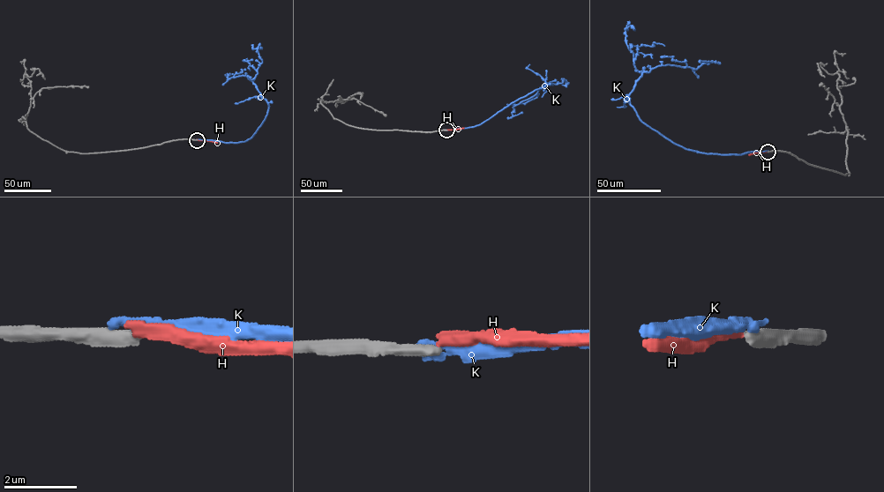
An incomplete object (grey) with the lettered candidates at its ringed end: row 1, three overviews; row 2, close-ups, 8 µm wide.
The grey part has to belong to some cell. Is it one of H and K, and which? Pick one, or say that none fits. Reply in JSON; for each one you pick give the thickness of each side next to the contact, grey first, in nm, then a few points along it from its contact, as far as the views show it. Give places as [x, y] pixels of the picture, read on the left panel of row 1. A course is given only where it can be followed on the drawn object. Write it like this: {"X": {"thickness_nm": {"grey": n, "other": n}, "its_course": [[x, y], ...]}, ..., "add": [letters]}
{"add": []}

